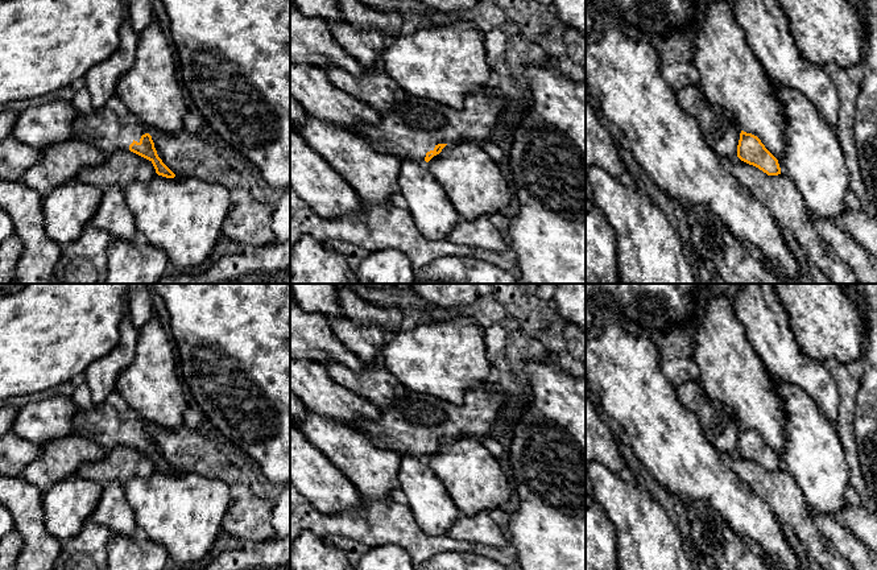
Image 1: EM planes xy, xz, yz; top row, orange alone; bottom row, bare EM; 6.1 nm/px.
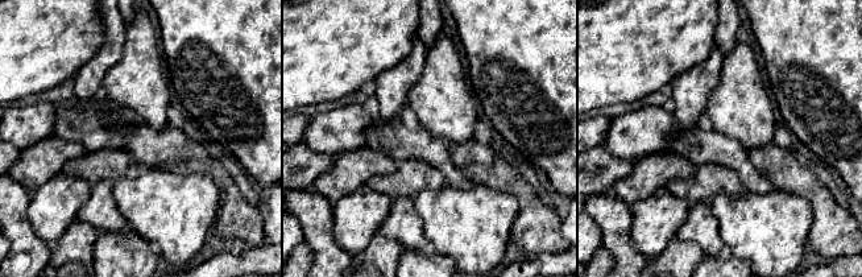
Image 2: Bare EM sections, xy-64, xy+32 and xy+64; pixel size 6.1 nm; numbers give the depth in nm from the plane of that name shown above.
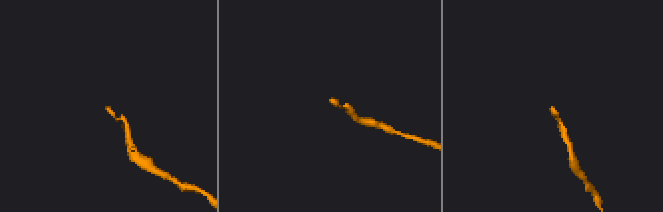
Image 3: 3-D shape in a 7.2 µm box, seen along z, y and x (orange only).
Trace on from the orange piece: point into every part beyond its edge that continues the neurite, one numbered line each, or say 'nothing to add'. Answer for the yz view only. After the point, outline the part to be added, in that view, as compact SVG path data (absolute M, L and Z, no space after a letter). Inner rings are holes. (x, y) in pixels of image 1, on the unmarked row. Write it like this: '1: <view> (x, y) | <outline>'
1: yz (719, 422) | M692 379L675 384L675 392L679 402L696 414L706 439L720 454L737 451L741 424L731 406L710 398Z

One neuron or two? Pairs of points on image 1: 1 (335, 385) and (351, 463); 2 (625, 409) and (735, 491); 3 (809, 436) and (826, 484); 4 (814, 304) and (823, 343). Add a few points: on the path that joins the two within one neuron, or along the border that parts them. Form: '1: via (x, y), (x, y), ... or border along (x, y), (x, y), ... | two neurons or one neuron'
1: via (335, 405), (335, 443) | one neuron
2: via (653, 424), (707, 478) | one neuron
3: via (813, 447), (813, 455), (820, 473) | one neuron
4: via (819, 313), (823, 319), (823, 334) | one neuron

